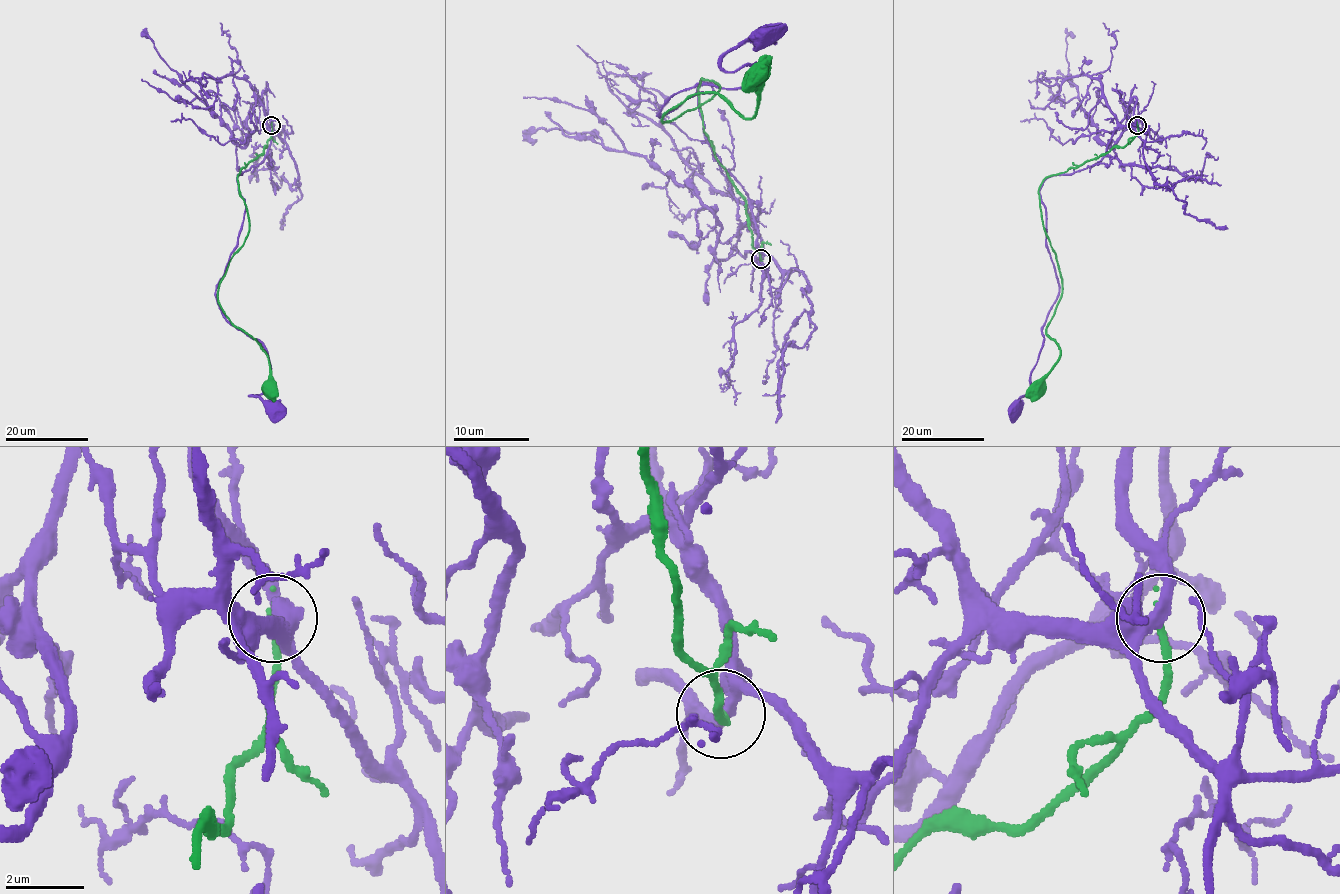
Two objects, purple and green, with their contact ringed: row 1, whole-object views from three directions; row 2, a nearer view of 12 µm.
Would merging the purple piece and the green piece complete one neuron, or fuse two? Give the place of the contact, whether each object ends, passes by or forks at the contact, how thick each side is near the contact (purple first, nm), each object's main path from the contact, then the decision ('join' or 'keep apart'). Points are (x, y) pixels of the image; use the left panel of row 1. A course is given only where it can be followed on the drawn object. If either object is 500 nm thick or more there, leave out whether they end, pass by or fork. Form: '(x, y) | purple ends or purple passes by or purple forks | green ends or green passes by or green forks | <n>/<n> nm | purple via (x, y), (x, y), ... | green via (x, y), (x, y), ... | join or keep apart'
(271, 125) | purple passes by | green ends | 380/190 nm | purple via (272, 125), (264, 159), (238, 175), (243, 225), (216, 294), (265, 349), (269, 383), (250, 395), (274, 407) | green via (272, 125), (267, 146), (238, 175), (249, 232), (218, 294), (223, 313), (267, 355), (270, 390) | keep apart

